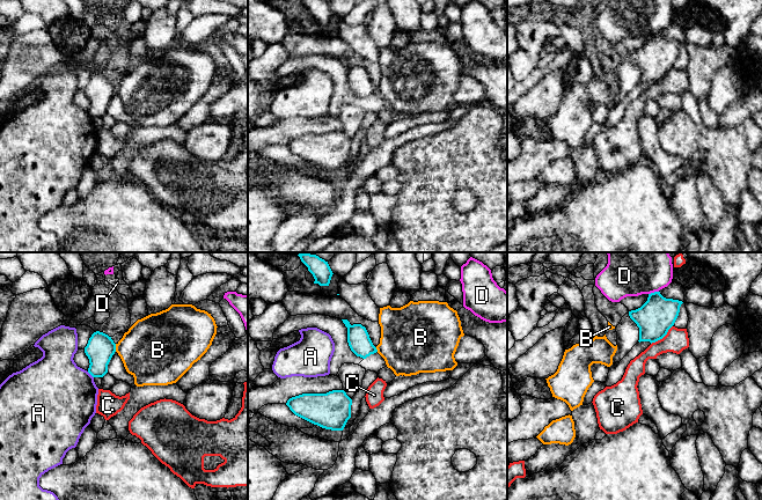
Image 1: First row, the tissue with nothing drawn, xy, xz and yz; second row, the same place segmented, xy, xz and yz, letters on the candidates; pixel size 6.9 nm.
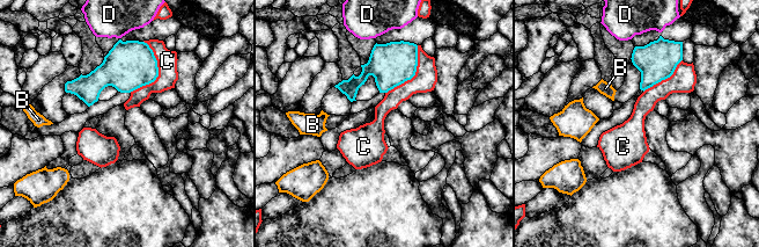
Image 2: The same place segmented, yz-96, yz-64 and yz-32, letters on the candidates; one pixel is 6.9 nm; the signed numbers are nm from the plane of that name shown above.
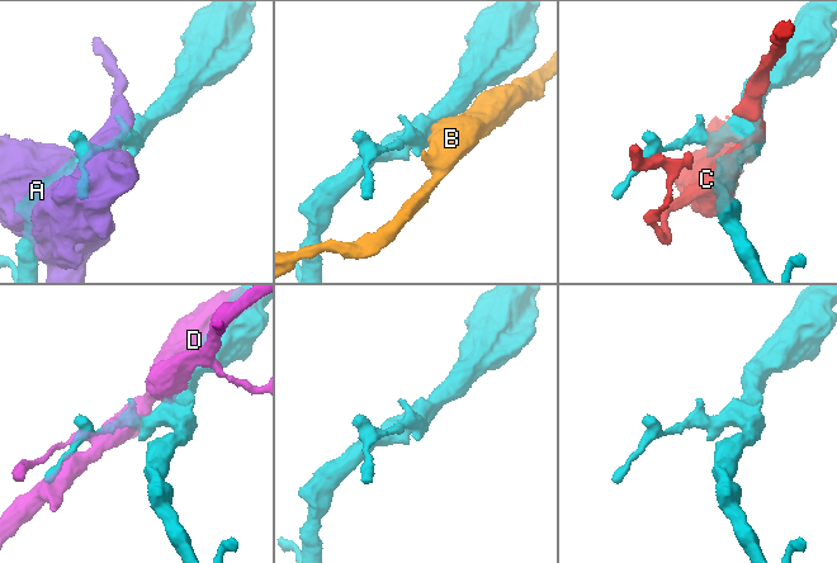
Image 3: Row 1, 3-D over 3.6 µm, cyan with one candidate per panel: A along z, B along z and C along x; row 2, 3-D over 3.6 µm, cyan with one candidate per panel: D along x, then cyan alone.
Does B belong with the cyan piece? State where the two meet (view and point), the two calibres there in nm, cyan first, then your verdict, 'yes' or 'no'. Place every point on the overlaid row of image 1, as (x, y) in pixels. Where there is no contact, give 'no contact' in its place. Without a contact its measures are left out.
xy (115, 347) | 190/420 nm | no

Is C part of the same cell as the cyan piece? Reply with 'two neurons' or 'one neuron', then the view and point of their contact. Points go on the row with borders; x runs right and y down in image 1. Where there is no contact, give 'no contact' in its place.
two neurons; contact yz (662, 337)

